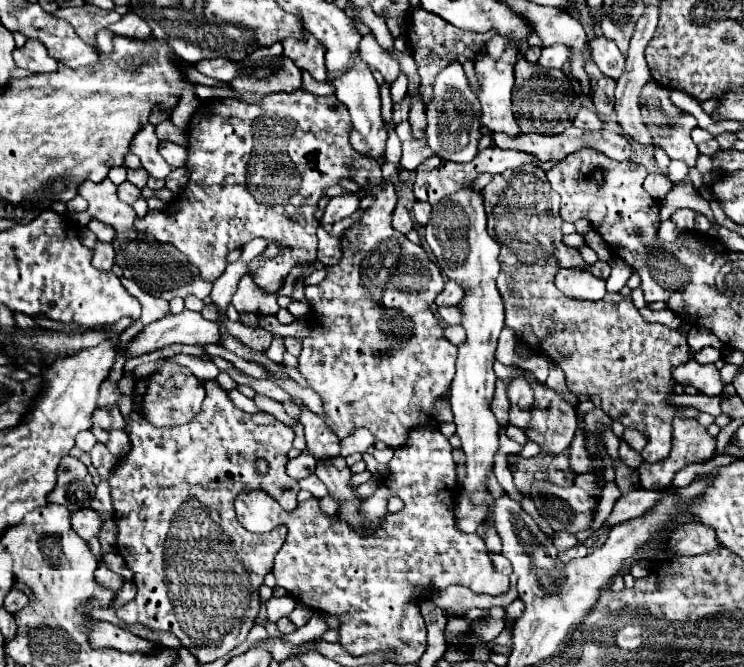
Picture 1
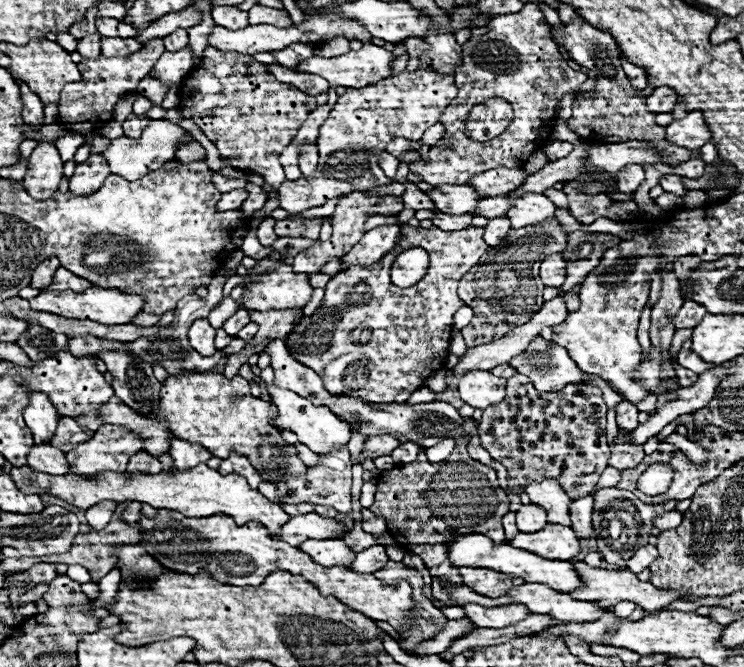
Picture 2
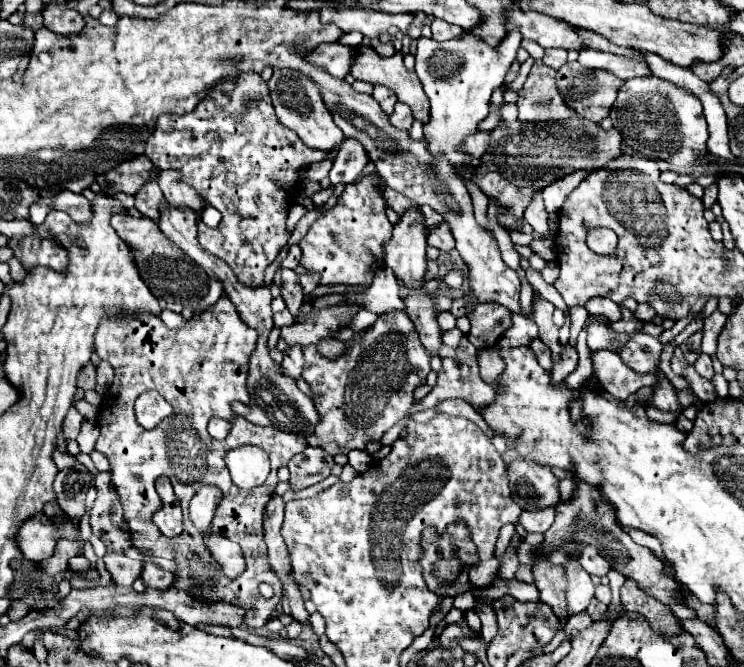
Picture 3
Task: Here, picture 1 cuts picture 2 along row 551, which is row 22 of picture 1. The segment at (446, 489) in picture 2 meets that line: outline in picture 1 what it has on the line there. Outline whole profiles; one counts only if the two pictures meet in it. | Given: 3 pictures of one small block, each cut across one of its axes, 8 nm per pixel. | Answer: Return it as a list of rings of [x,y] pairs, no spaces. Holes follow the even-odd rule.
[[[414,8],[410,12],[404,38],[408,38],[408,42],[412,46],[412,56],[416,58],[416,68],[418,68],[418,74],[420,74],[420,94],[422,94],[424,106],[428,106],[430,100],[432,100],[428,94],[432,94],[432,84],[434,84],[434,78],[438,76],[438,72],[446,66],[454,64],[454,62],[462,64],[472,92],[476,92],[476,94],[480,92],[480,86],[476,82],[476,70],[472,66],[472,58],[476,56],[476,50],[480,50],[480,46],[484,46],[484,42],[488,42],[488,38],[492,38],[492,36],[496,36],[496,34],[492,34],[492,30],[484,32],[484,34],[464,32],[464,30],[452,26],[452,24],[446,24],[436,14],[428,14],[422,8]]]

